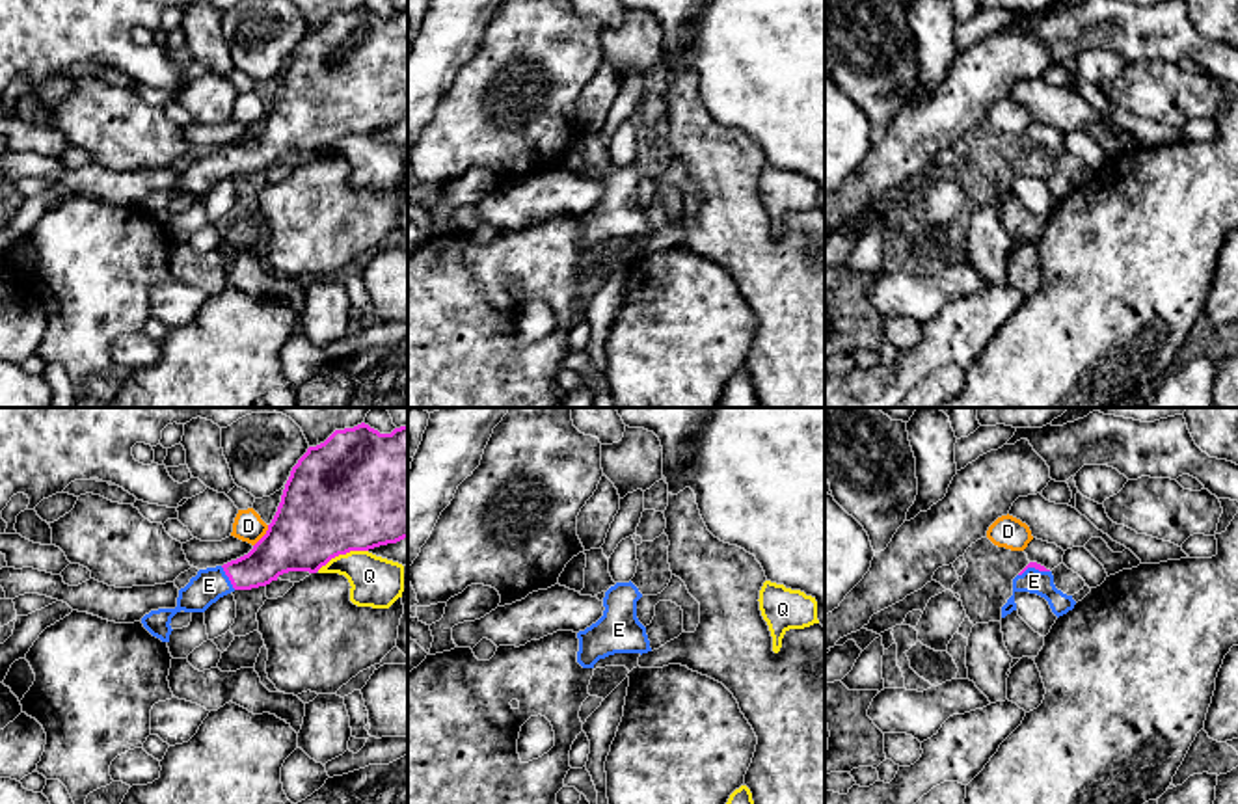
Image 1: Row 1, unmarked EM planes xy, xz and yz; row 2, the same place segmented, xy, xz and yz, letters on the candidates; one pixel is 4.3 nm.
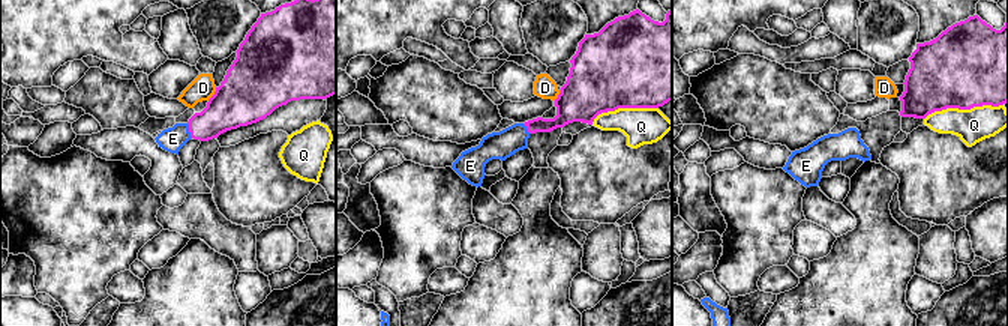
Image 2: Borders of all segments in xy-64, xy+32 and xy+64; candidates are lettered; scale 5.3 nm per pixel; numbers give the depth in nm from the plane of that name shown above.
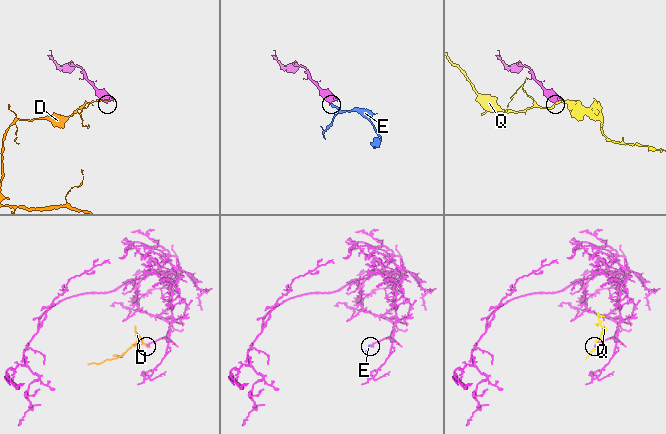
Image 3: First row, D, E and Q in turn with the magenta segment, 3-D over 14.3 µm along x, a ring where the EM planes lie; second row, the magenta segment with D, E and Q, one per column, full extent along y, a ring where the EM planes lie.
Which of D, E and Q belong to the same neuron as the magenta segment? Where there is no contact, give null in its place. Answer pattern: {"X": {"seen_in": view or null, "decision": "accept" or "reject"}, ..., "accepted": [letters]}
{"D": {"seen_in": "xy", "decision": "reject"}, "E": {"seen_in": "xy", "decision": "accept"}, "Q": {"seen_in": "xy", "decision": "reject"}, "accepted": ["E"]}

